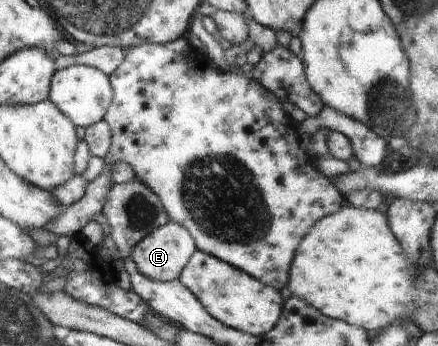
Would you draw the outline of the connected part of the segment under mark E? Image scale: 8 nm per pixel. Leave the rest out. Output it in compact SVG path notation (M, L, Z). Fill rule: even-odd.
M168 221L137 243L131 250L129 257L145 277L158 282L168 282L179 279L182 269L187 265L195 250L195 242L187 229L175 222Z

